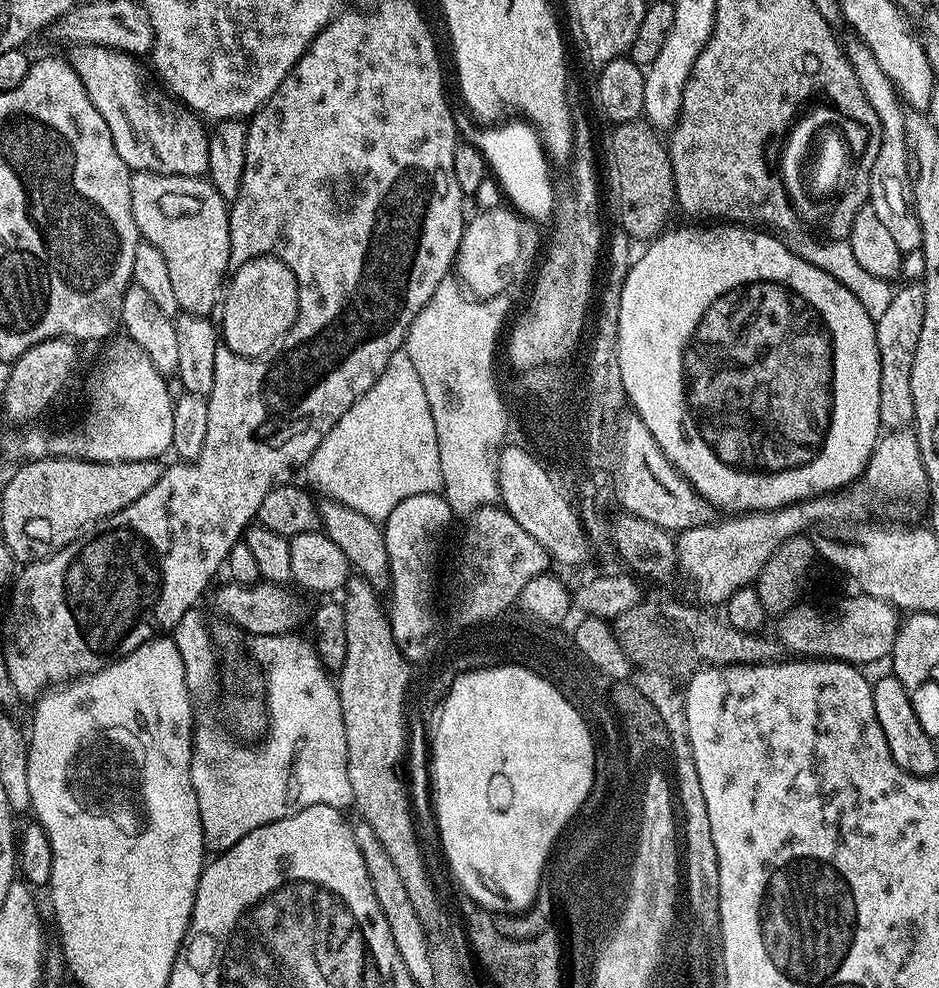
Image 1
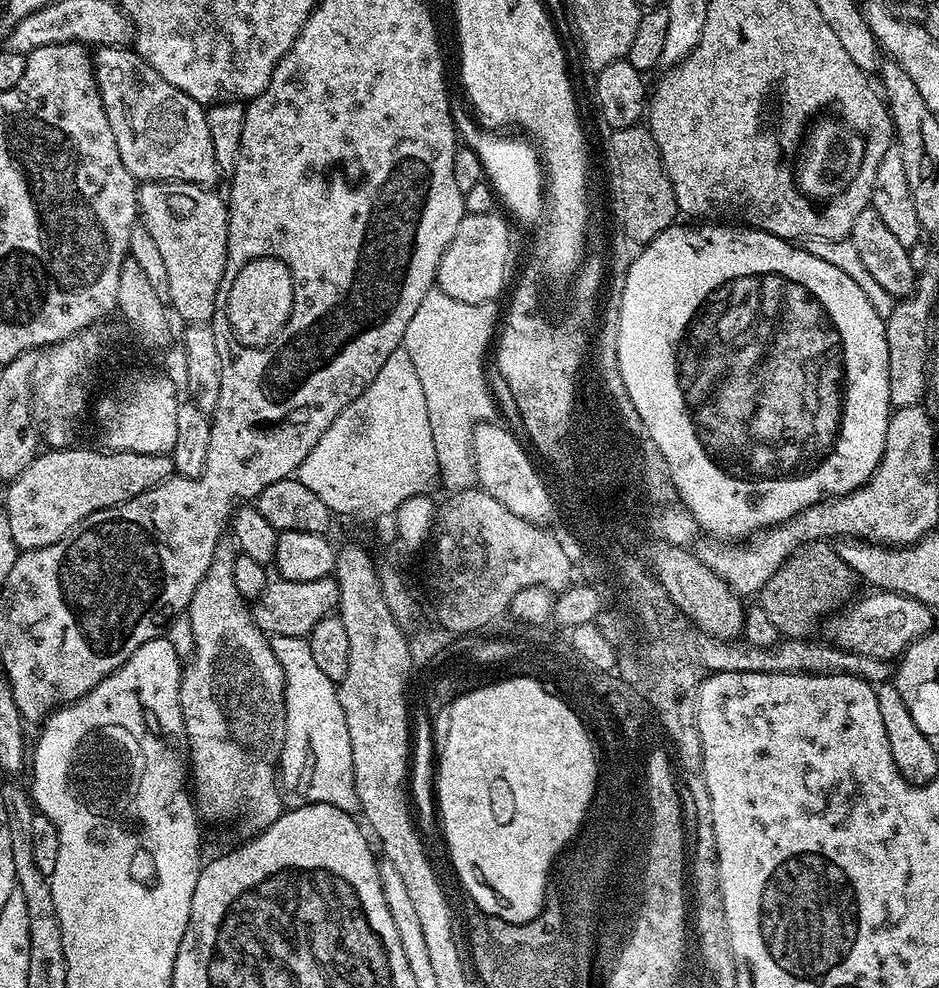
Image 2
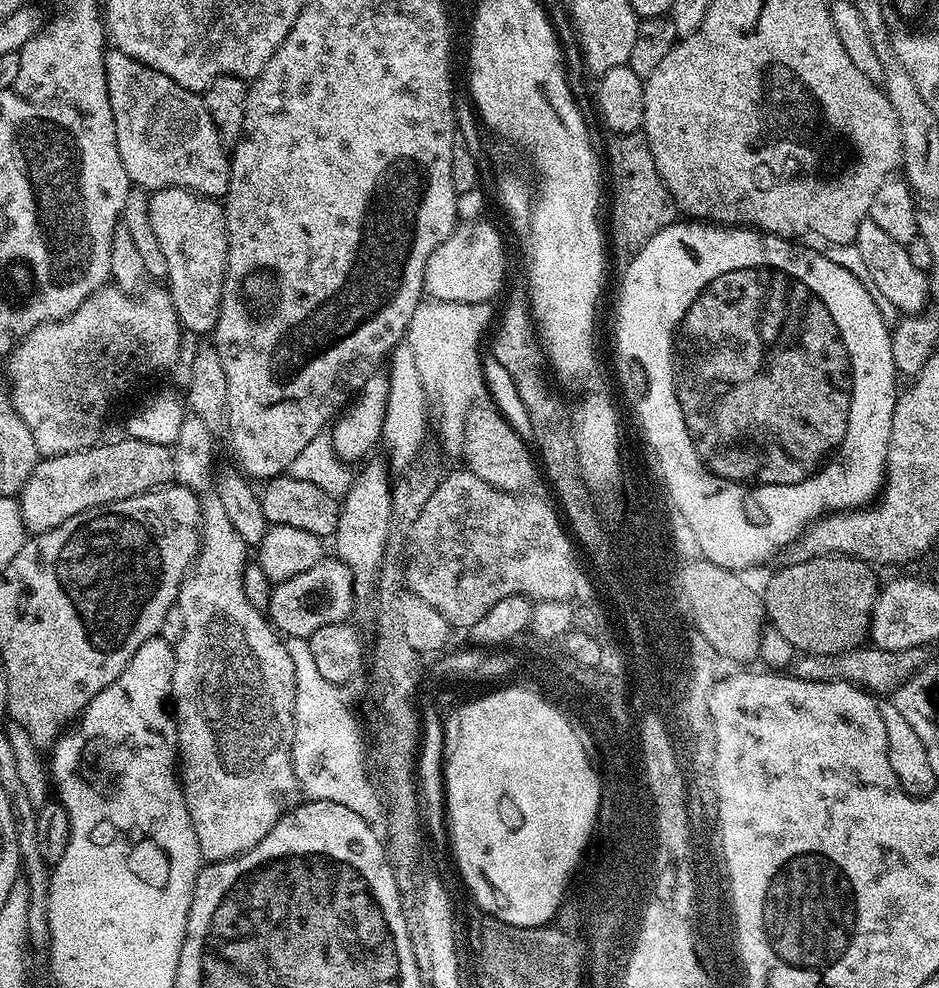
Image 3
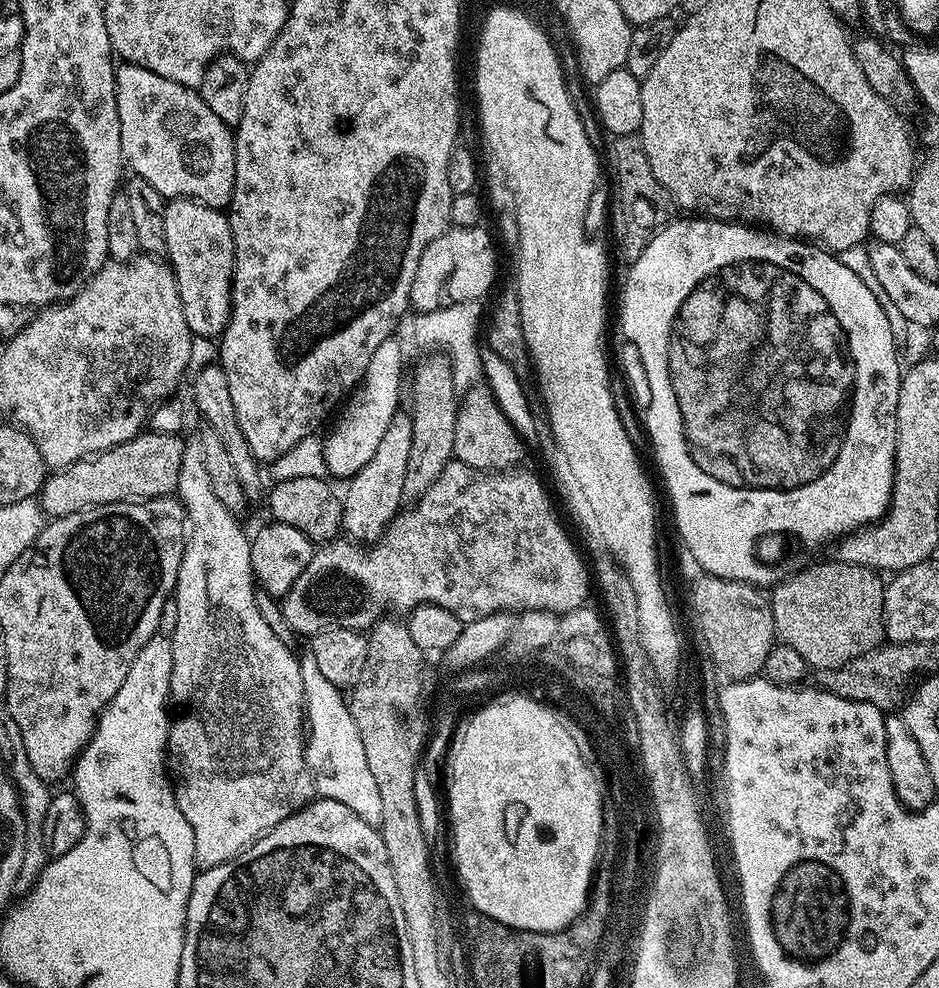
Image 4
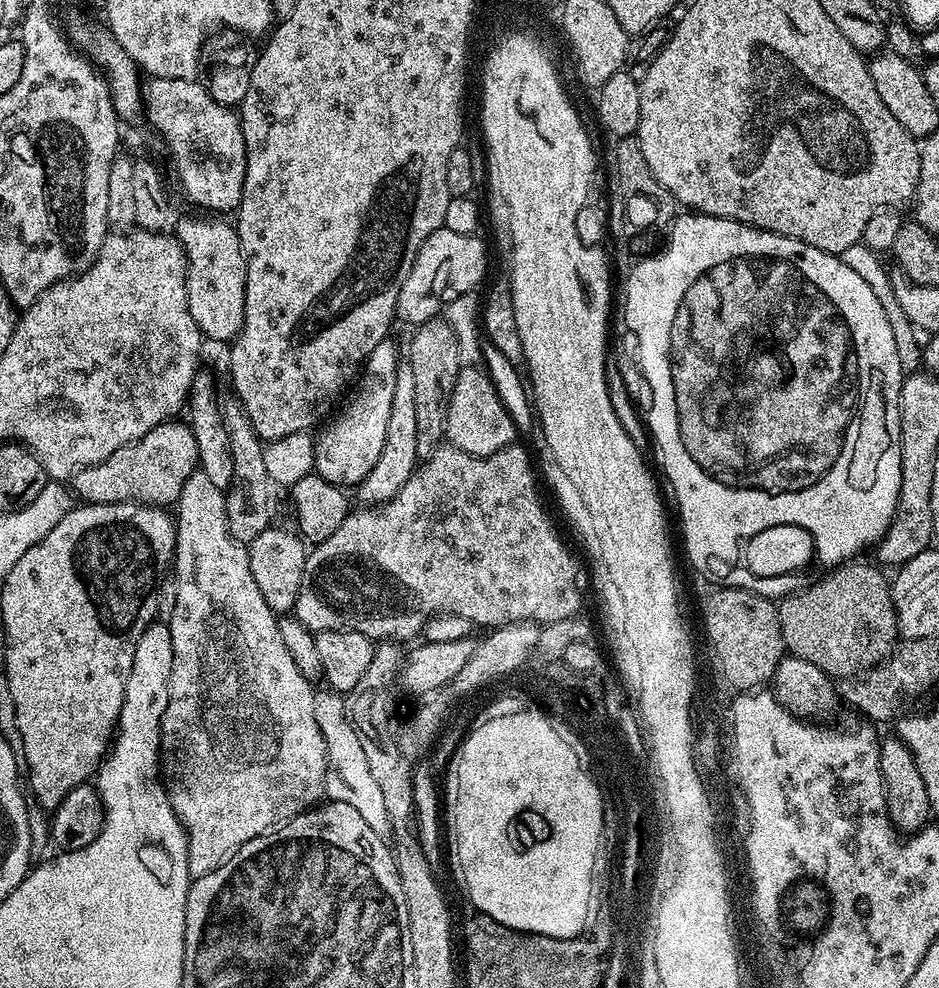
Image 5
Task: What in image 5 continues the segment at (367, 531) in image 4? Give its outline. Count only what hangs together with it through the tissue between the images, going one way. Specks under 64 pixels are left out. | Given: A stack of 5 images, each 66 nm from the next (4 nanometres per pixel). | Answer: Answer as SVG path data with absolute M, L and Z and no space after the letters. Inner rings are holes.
M401 362L398 366L398 378L394 378L394 403L390 406L390 419L386 425L386 442L382 442L382 454L378 454L378 462L374 462L374 470L370 470L370 474L366 474L366 478L361 480L358 485L360 496L364 499L361 501L365 505L379 506L386 503L390 498L394 498L394 494L398 494L398 490L402 490L402 486L406 486L406 482L418 467L421 456L417 447L417 408L414 399L416 393L411 366L407 362Z

